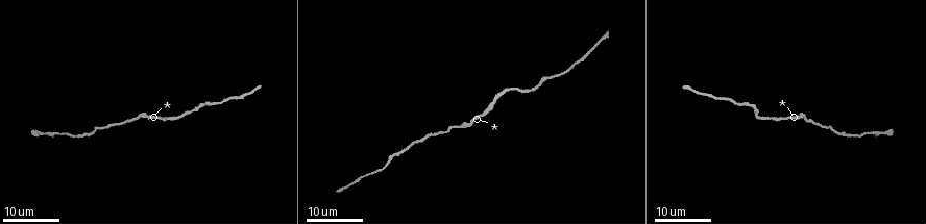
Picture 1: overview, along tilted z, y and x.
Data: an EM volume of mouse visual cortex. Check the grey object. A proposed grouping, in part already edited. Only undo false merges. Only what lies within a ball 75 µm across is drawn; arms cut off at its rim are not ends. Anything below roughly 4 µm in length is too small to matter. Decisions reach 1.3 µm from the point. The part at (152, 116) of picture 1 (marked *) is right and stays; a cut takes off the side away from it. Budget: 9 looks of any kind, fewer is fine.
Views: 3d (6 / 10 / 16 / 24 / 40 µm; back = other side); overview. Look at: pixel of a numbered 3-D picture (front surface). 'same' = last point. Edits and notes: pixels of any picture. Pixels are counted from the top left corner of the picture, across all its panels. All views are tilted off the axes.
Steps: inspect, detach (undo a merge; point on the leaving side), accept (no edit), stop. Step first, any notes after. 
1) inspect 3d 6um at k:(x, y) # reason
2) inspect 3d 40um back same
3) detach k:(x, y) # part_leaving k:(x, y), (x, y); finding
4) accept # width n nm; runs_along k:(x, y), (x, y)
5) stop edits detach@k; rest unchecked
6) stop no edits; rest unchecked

inspect 3d 16um at 1:(497, 98) # a narrow waist

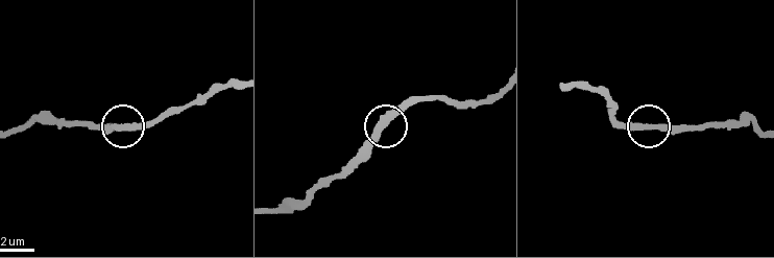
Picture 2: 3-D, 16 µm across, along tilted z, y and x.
inspect 3d 6um at 2:(651, 125) # closer look

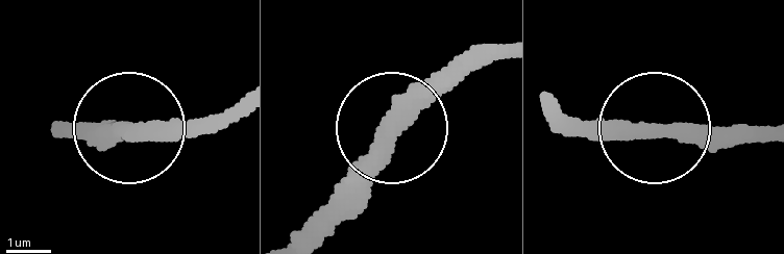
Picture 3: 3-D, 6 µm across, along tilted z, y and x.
accept # runs_along 3:(67, 122), (202, 134); continuous, no second neuron

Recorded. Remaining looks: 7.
inspect 3d 24um at 1:(463, 124) # thick turns thin

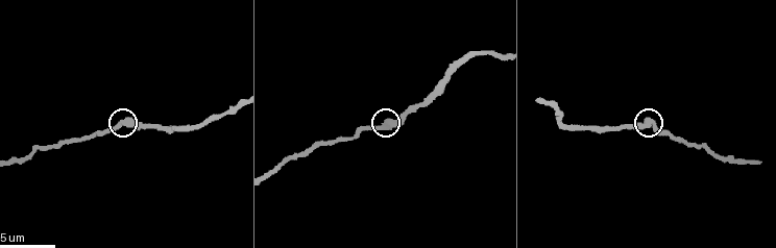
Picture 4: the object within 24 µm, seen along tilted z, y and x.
inspect 3d 10um at 4:(125, 122)

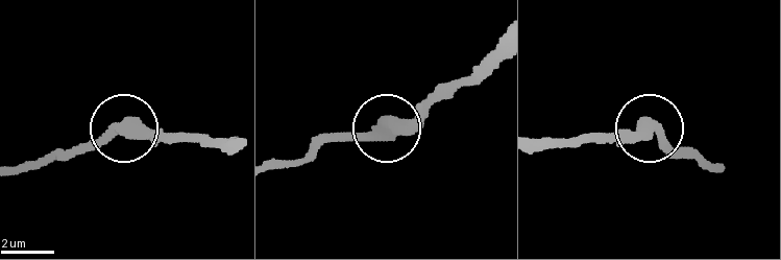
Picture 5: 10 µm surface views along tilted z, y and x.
accept # width 450 nm; runs_along 5:(442, 98), (386, 130), (330, 137); all the same neuron

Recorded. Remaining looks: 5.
inspect 3d 24um at 1:(363, 178) # calibre changes

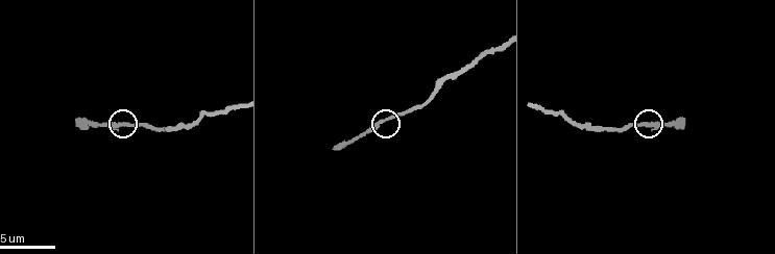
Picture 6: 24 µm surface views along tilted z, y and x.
inspect 3d 10um at 6:(643, 123) # zoom in

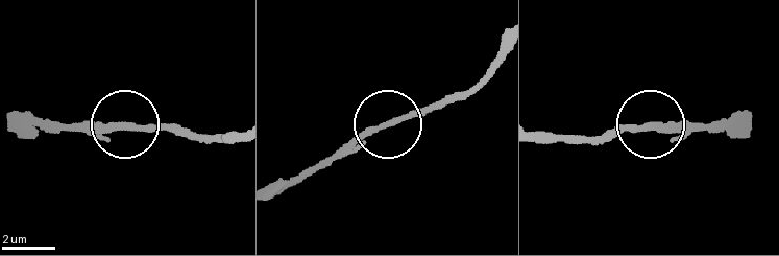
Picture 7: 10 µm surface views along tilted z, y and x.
accept # width 220 nm; runs_along 7:(236, 131), (219, 136), (76, 121); all the same neuron

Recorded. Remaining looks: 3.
inspect 3d 10um at 6:(600, 129)

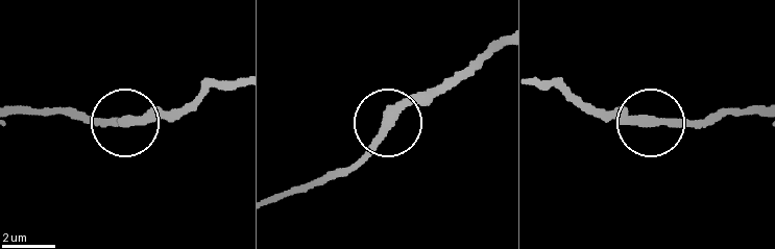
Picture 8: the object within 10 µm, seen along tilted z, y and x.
accept # runs_along 8:(238, 81), (208, 82), (170, 110), (123, 121), (86, 117); continuous, no second neuron

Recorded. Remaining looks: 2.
stop no edits; rest unchecked

